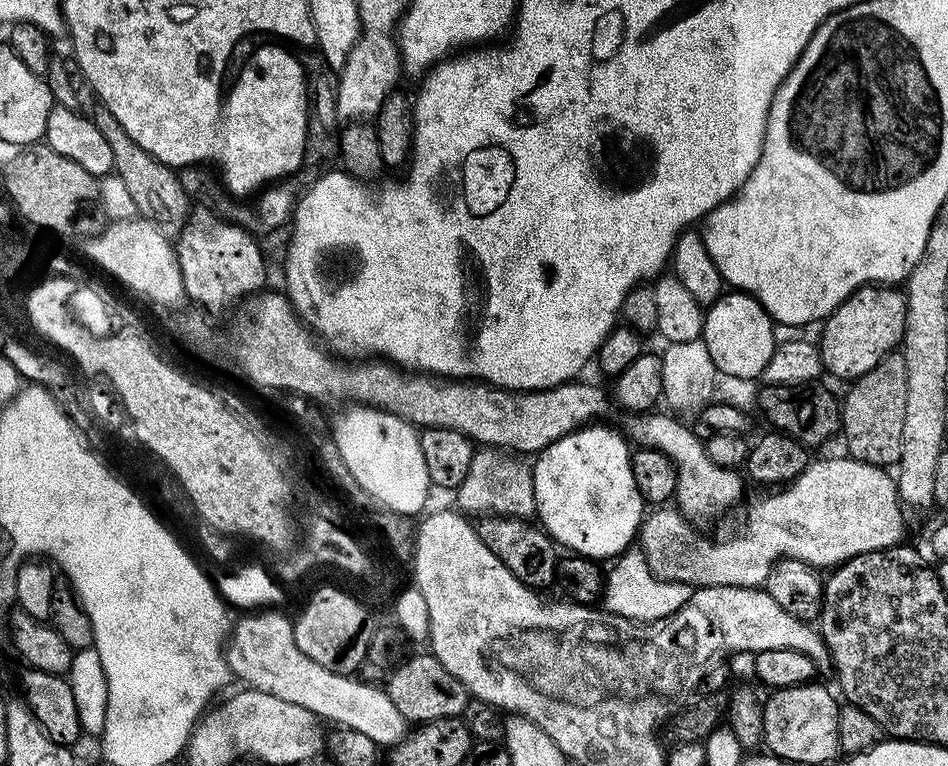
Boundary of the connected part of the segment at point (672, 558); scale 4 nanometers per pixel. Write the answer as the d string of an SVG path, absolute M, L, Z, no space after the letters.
M851 458L843 459L813 459L807 470L791 481L787 490L777 491L780 492L777 496L768 496L765 500L758 501L748 512L744 533L741 536L732 536L729 540L711 540L708 536L700 536L699 530L692 525L695 523L671 507L664 506L659 510L649 511L638 533L639 551L649 564L649 570L659 580L686 583L696 588L760 588L766 584L772 565L781 557L798 559L816 570L823 570L824 567L827 569L829 566L839 565L863 552L881 552L884 548L897 547L903 541L900 539L904 536L905 512L897 481L893 477L891 480L881 465L867 464Z

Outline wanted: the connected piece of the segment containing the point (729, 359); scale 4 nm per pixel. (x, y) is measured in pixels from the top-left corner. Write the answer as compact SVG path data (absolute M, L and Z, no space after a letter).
M725 291L707 309L704 317L703 341L717 373L721 377L733 376L736 380L752 380L763 377L770 358L776 352L774 321L768 311L747 292Z

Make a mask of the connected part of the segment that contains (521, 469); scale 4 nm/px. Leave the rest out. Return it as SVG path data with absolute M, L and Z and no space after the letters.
M491 446L473 451L470 470L454 492L457 504L455 507L461 513L469 517L476 516L475 518L493 514L517 518L531 517L536 510L532 470L527 463L524 465L520 460L523 459L519 455Z

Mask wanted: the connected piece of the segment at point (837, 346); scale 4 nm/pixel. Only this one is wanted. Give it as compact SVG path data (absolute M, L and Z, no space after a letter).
M865 286L851 292L823 321L818 347L824 372L851 382L874 370L880 359L897 351L903 341L907 309L905 293L896 286Z

